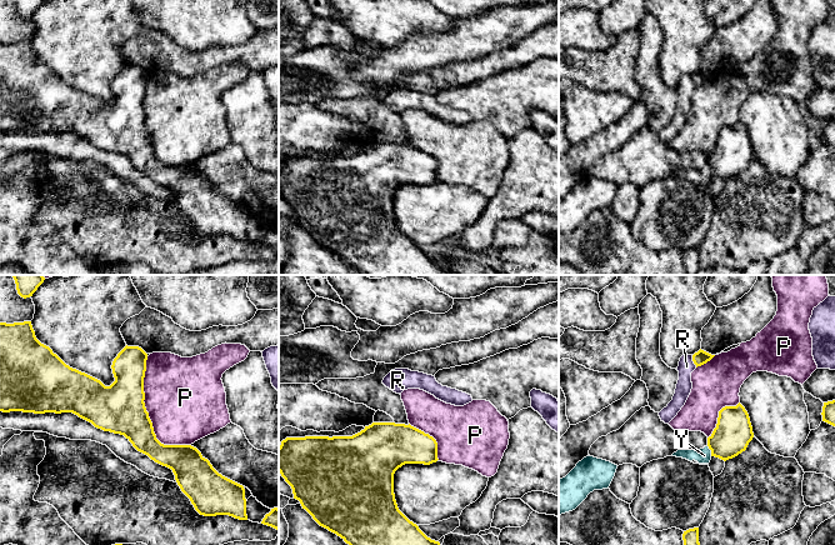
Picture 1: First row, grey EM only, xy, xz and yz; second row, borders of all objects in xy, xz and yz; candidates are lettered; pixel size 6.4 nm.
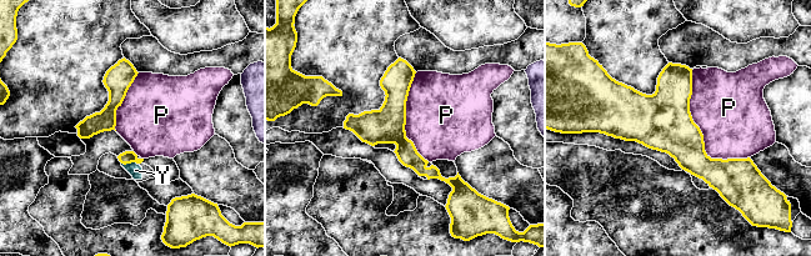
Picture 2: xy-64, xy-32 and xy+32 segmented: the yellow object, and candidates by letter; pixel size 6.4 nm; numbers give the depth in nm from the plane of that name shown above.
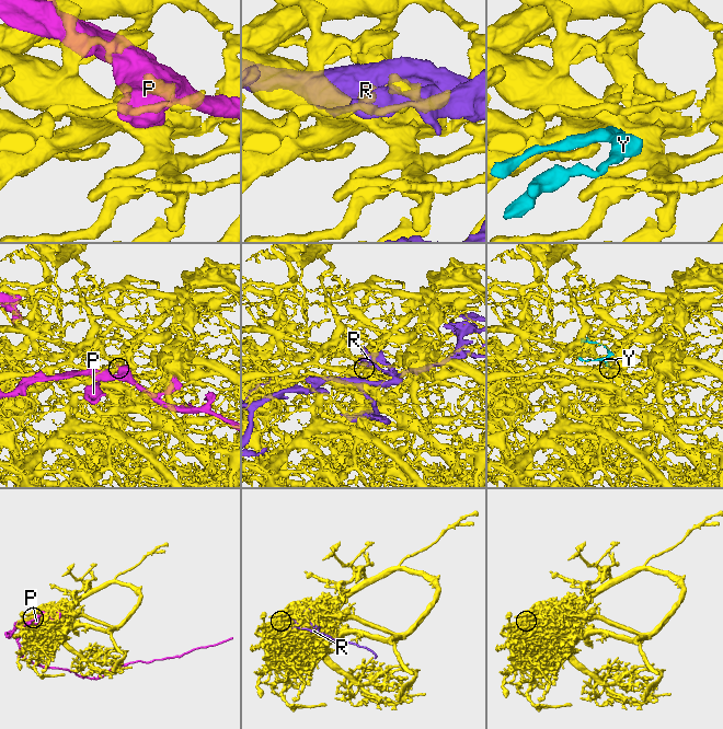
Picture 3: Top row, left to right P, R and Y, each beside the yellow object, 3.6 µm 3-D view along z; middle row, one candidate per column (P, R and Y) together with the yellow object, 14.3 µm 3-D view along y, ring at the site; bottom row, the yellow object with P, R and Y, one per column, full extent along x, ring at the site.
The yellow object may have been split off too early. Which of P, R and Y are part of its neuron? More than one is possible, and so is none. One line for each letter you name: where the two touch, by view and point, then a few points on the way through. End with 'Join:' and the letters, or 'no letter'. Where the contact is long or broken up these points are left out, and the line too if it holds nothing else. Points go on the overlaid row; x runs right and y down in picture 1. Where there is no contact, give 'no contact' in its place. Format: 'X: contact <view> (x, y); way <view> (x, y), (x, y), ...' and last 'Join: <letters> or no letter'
Y: contact yz (710, 449); way yz (734, 431), (721, 444), (710, 449), (704, 455)
Join: Y

